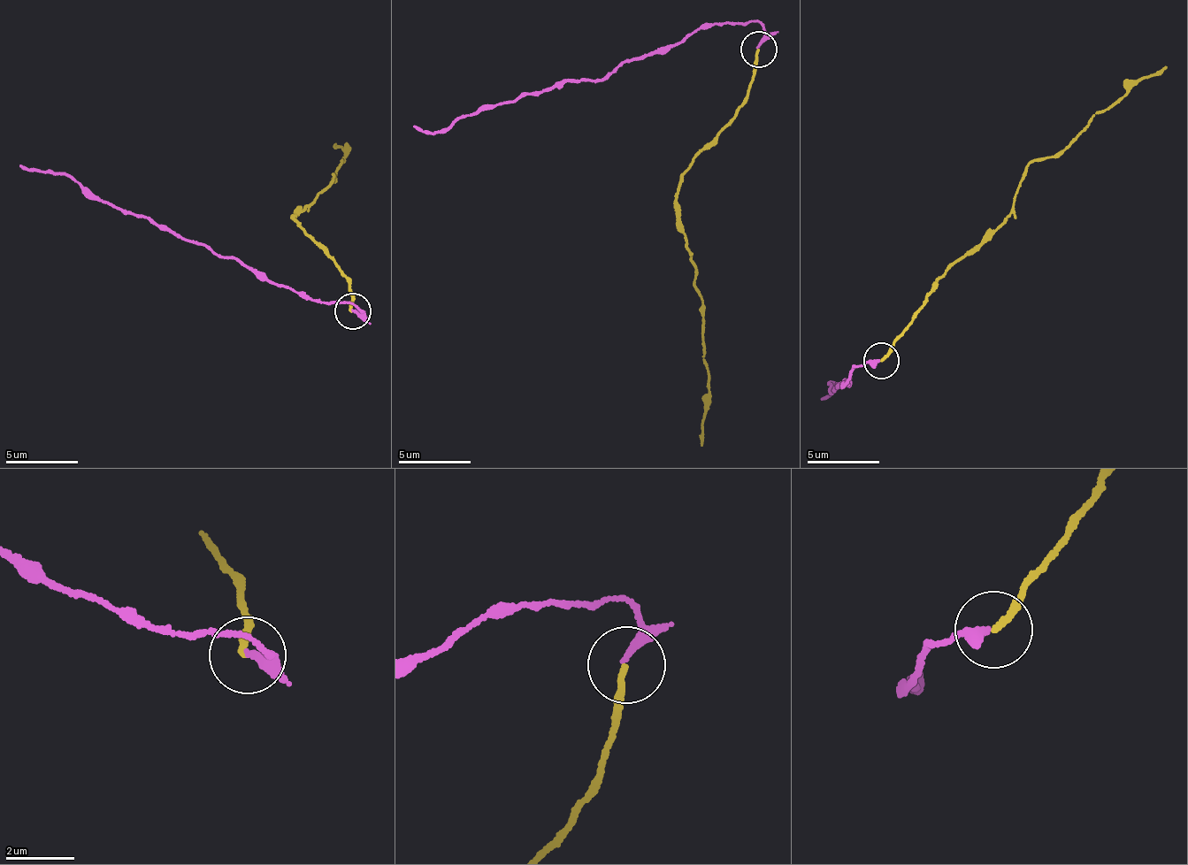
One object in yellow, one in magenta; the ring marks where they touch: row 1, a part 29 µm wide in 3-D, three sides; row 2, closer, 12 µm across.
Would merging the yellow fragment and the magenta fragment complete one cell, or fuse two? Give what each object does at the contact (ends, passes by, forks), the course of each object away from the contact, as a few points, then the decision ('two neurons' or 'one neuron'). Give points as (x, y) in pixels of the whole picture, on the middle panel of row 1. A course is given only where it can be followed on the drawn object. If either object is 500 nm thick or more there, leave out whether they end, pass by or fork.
yellow ends there; magenta passes by; yellow runs (758, 48), (754, 74), (731, 119), (690, 163), (676, 197), (701, 298), (709, 395), (701, 447); magenta runs (758, 48), (755, 20), (706, 22), (599, 81), (523, 91), (440, 130), (414, 126); one neuron

